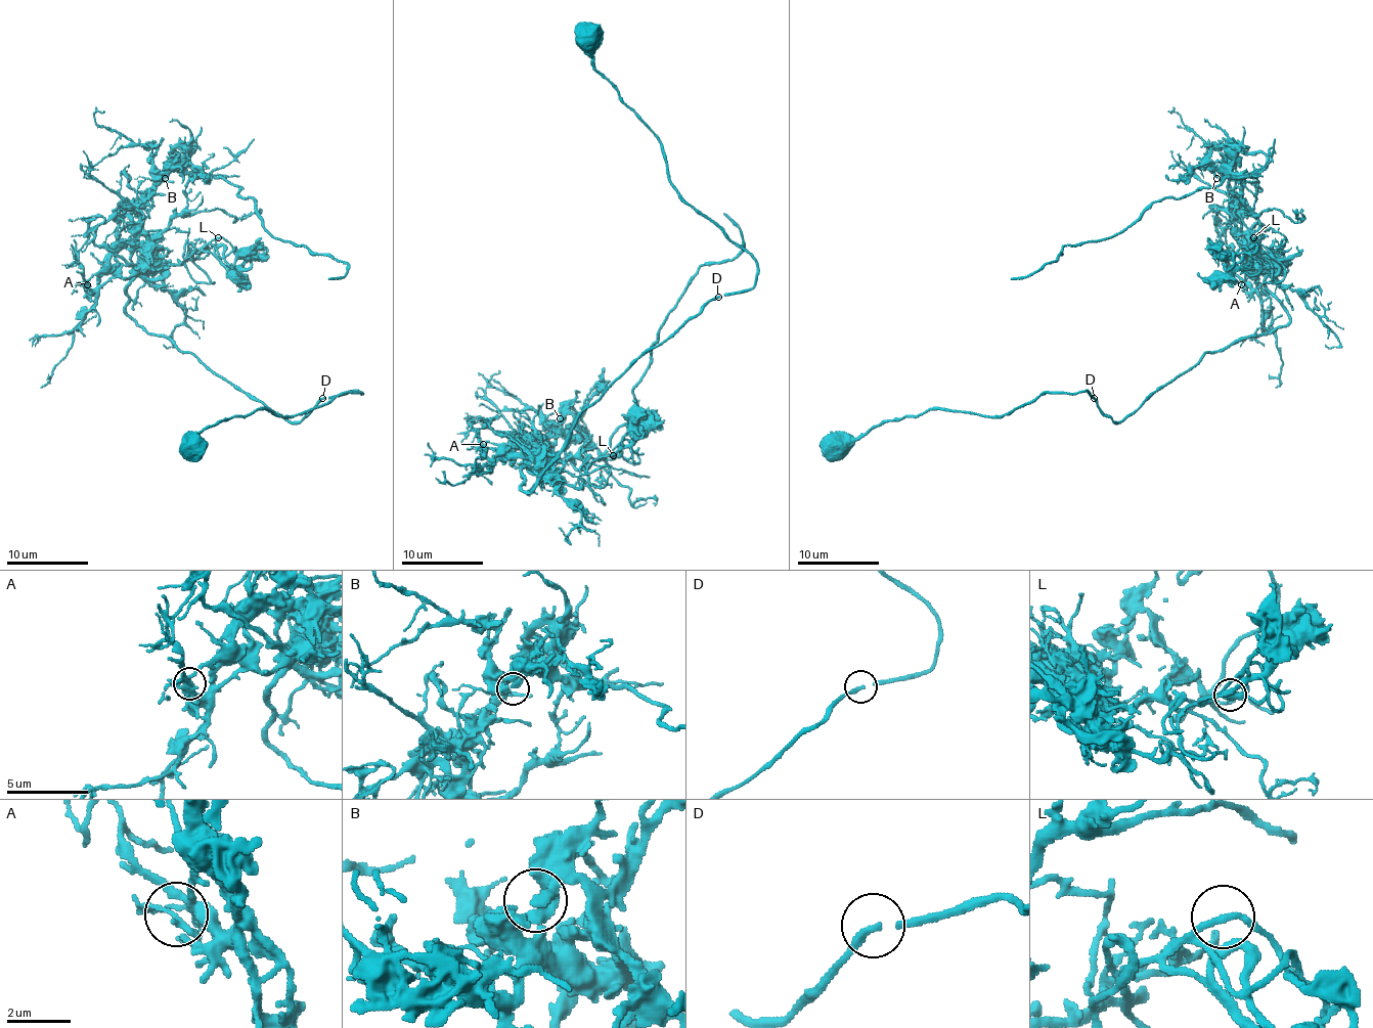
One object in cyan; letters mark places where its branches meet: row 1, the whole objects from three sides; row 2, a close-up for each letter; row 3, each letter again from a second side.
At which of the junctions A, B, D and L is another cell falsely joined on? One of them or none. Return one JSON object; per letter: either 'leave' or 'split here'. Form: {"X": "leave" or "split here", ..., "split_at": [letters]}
{"A": "split here", "B": "leave", "D": "leave", "L": "leave", "split_at": ["A"]}

